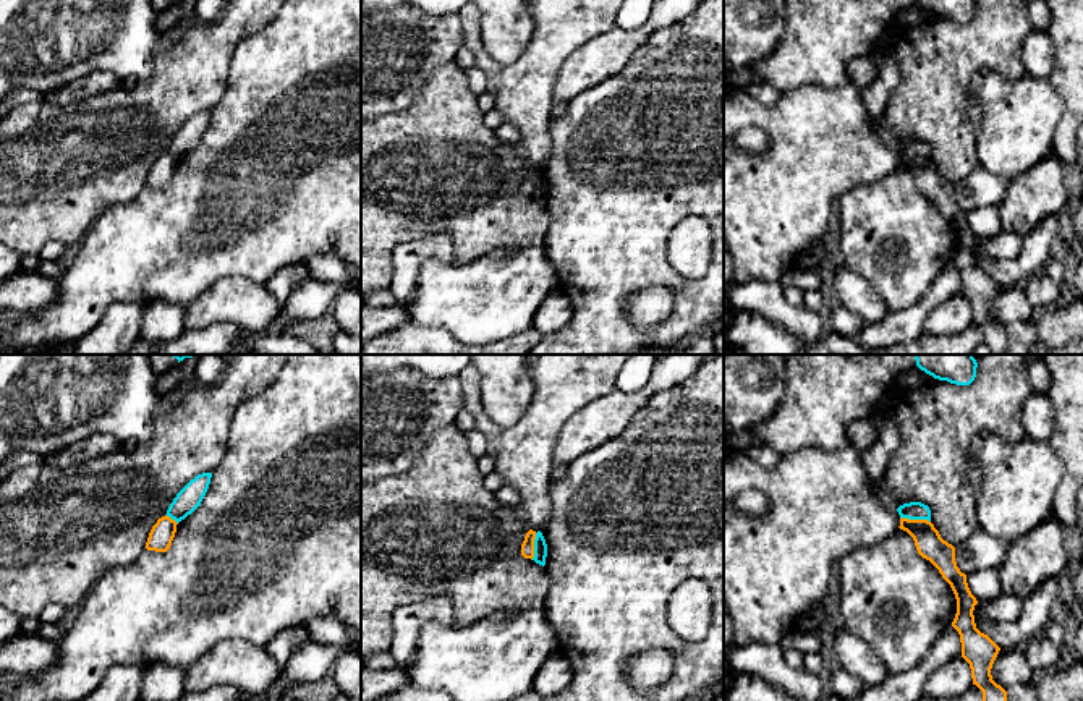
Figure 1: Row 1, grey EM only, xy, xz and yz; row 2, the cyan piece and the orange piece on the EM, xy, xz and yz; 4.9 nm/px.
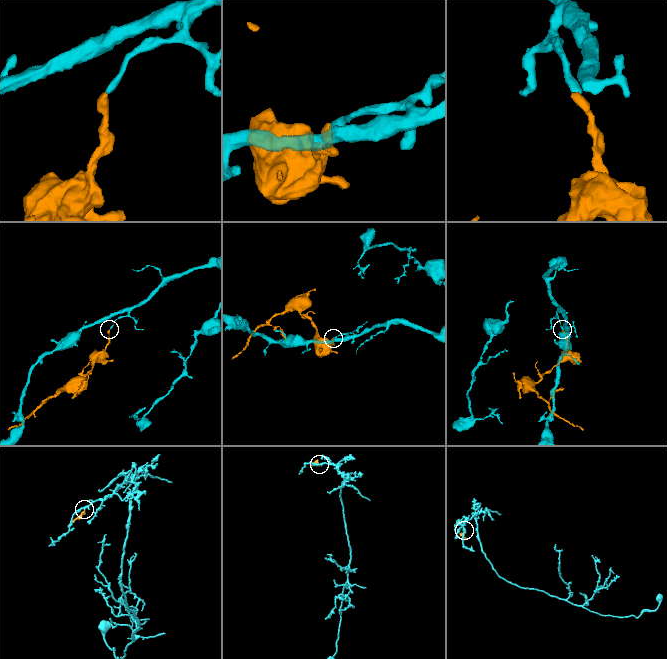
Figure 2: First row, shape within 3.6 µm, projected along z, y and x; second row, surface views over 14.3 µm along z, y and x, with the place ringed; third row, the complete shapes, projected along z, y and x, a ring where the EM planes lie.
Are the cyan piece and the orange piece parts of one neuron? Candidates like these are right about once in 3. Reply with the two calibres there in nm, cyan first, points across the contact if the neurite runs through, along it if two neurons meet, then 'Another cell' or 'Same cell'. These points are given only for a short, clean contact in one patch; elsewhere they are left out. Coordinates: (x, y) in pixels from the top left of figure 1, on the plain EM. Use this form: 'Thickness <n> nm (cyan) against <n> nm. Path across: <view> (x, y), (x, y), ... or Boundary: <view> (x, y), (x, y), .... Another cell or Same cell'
Thickness 100 nm (cyan) against 140 nm. Boundary: yz (900, 154), (926, 156), (930, 159). Another cell

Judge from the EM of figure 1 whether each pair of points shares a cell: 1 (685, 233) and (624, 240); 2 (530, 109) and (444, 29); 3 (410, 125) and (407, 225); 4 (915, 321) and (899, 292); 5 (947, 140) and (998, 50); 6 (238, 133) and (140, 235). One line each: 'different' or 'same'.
1: different
2: different
3: same
4: different
5: same
6: same

